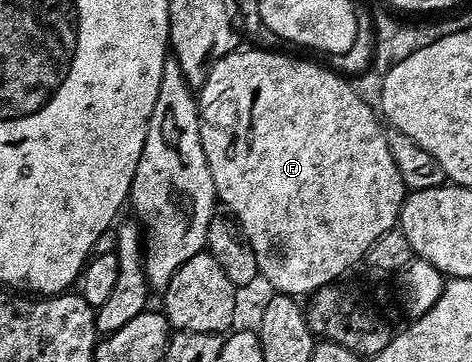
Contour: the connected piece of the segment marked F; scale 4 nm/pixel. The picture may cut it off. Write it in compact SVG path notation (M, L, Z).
M239 49L217 59L210 67L208 77L201 90L222 91L211 97L200 111L198 124L200 137L204 145L204 157L208 157L208 169L212 169L212 181L217 202L229 214L237 219L242 232L252 245L252 253L256 253L258 274L274 286L275 292L295 297L306 297L321 287L329 287L345 273L349 267L361 264L365 260L368 249L376 237L395 230L402 214L402 202L407 197L407 189L400 177L400 169L396 169L396 161L392 161L390 146L386 140L387 132L382 131L383 124L379 116L345 83L343 76L329 66L317 67L306 59L293 59L290 55L277 55L274 49Z

